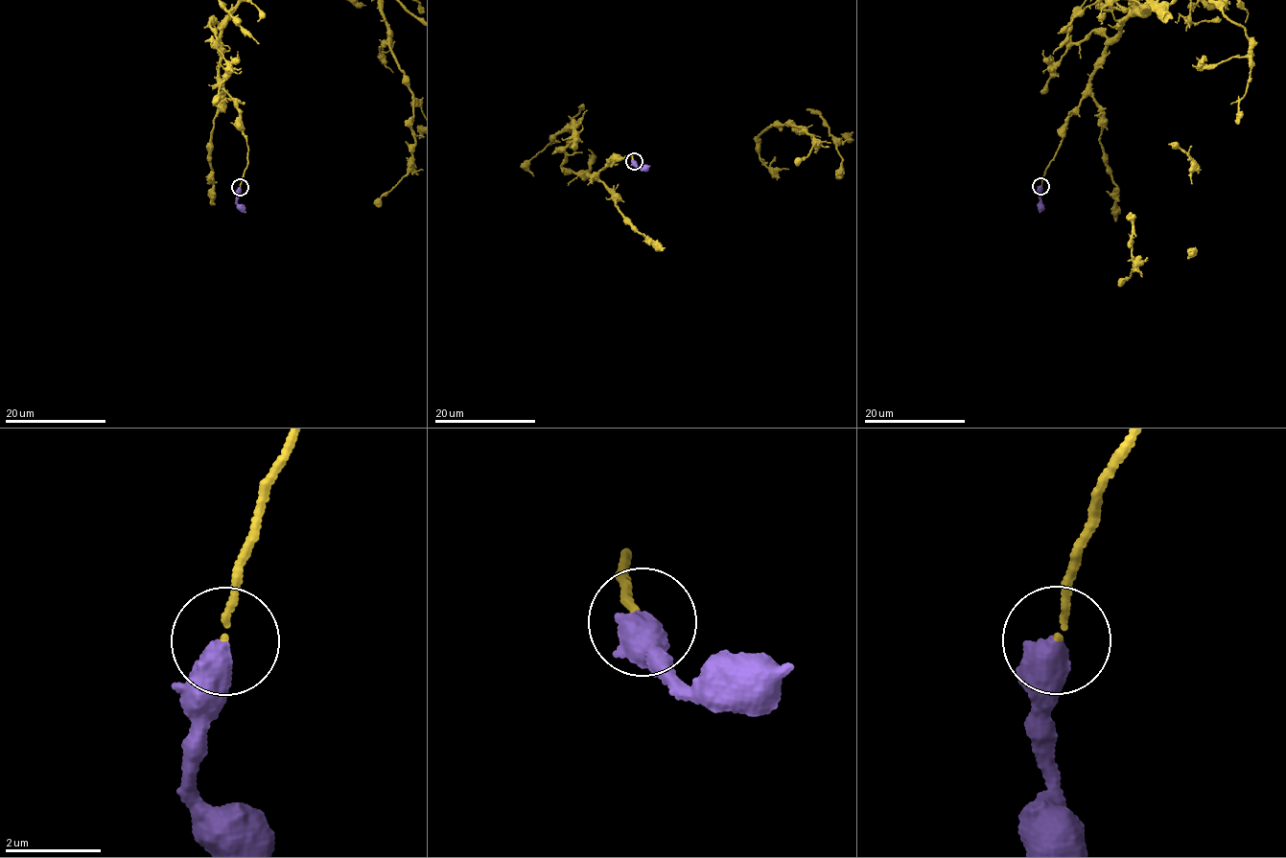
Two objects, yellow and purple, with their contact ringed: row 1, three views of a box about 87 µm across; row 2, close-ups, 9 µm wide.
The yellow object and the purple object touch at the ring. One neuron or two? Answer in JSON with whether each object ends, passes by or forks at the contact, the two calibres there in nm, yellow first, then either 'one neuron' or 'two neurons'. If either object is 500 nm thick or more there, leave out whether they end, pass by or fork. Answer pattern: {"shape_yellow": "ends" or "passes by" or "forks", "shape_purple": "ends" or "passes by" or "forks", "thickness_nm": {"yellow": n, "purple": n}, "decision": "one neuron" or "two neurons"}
{"thickness_nm": {"yellow": 100, "purple": 550}, "decision": "one neuron"}

